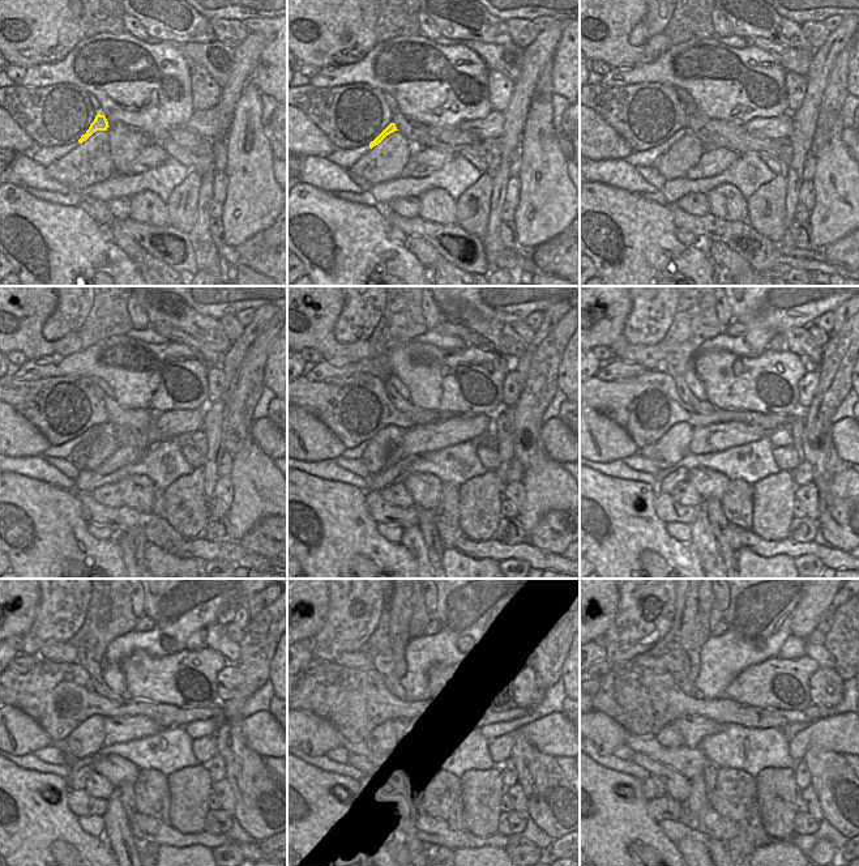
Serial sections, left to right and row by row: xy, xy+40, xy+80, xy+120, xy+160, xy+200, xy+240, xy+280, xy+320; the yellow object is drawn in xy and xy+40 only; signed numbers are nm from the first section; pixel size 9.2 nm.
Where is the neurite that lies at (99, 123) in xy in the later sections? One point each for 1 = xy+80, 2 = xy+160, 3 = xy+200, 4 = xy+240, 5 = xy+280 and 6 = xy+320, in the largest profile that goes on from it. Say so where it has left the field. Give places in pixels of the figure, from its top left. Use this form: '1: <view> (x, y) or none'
1: xy+80 (667, 144)
2: xy+160 (375, 456)
3: xy+200 (674, 444)
4: xy+240 (86, 741)
5: xy+280 (383, 738)
6: xy+320 (670, 736)

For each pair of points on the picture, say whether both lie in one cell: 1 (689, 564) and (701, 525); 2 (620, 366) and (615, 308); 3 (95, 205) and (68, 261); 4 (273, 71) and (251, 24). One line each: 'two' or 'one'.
1: two
2: two
3: two
4: one

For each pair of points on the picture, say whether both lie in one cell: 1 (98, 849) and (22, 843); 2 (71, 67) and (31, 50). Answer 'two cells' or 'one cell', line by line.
1: one cell
2: two cells

